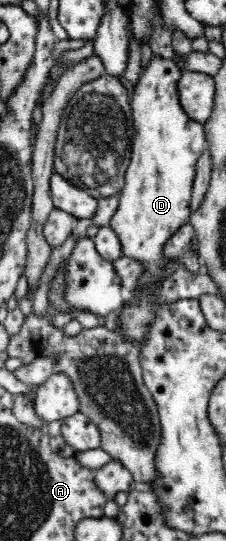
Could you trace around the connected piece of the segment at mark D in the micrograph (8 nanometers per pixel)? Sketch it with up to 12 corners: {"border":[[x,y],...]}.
{"border":[[154,57],[133,87],[134,142],[109,227],[143,266],[117,315],[139,352],[190,224],[204,125]]}

